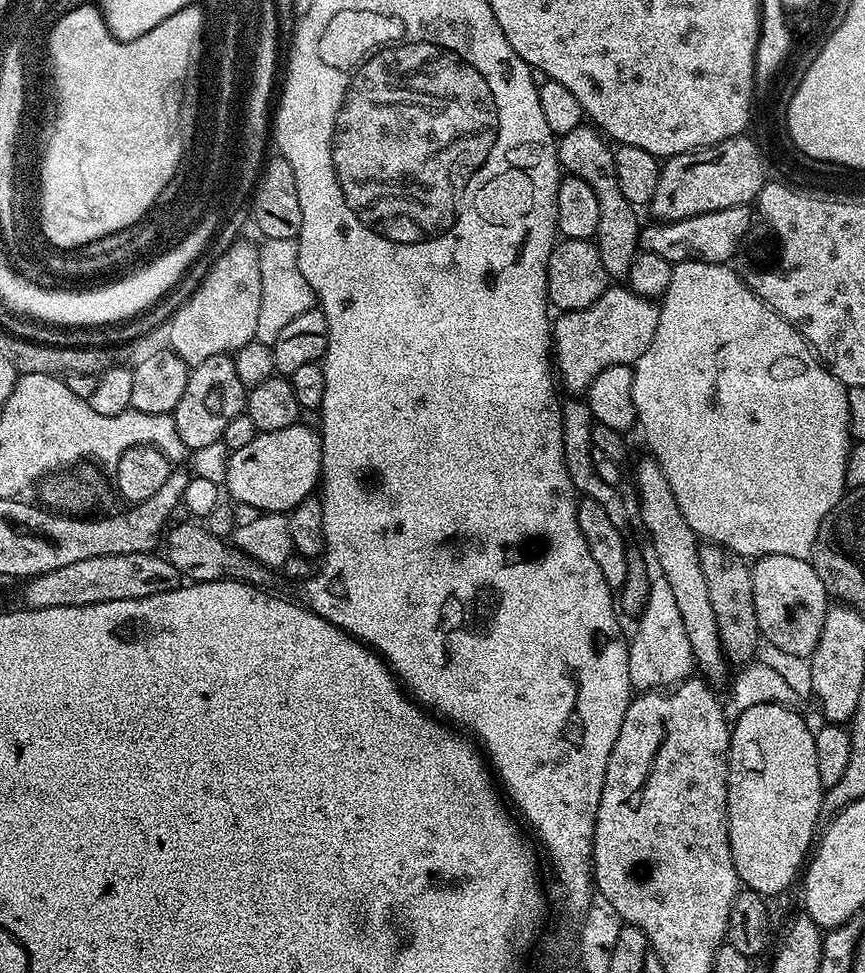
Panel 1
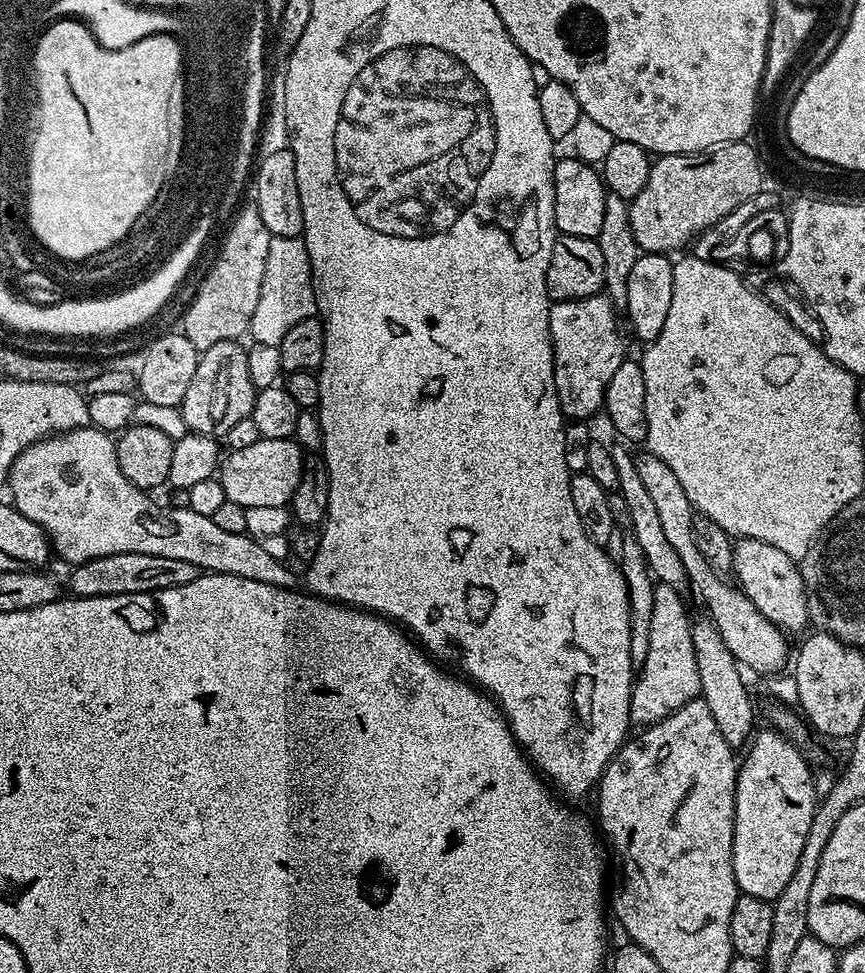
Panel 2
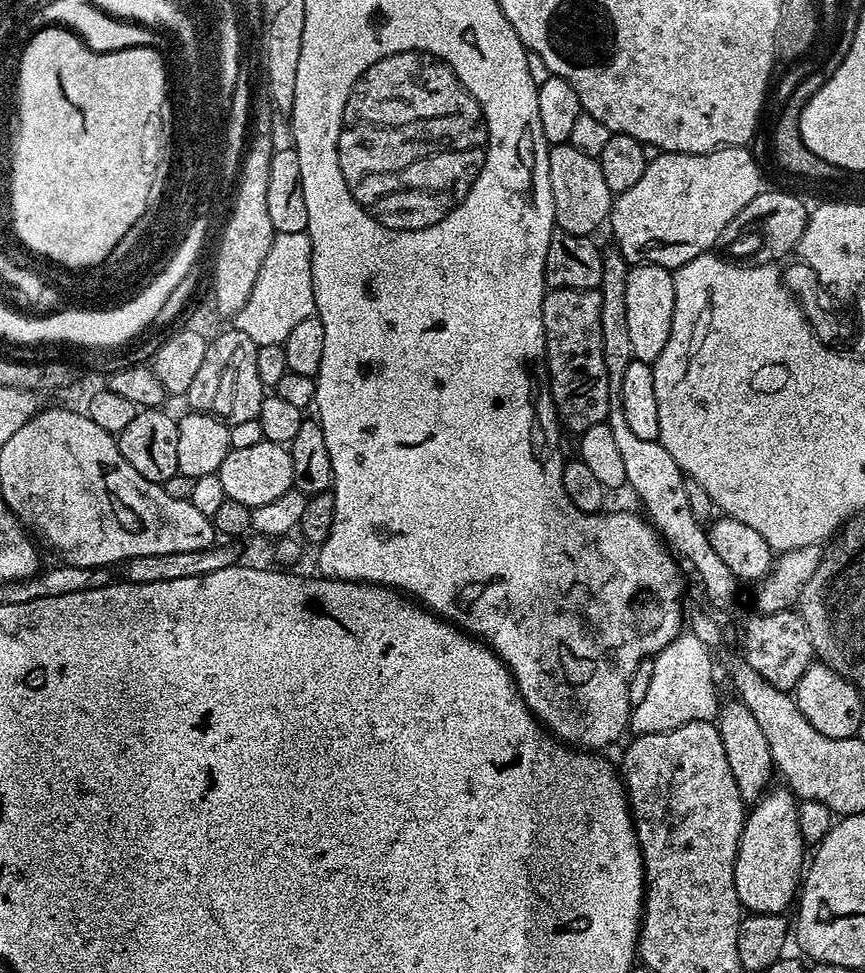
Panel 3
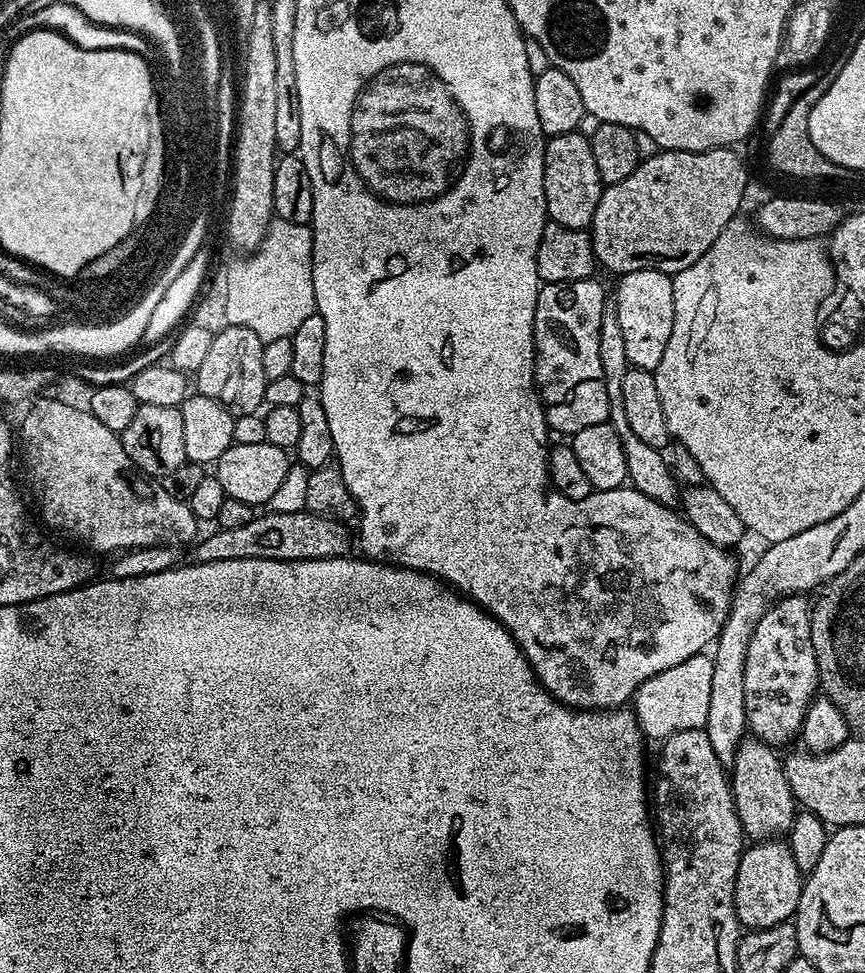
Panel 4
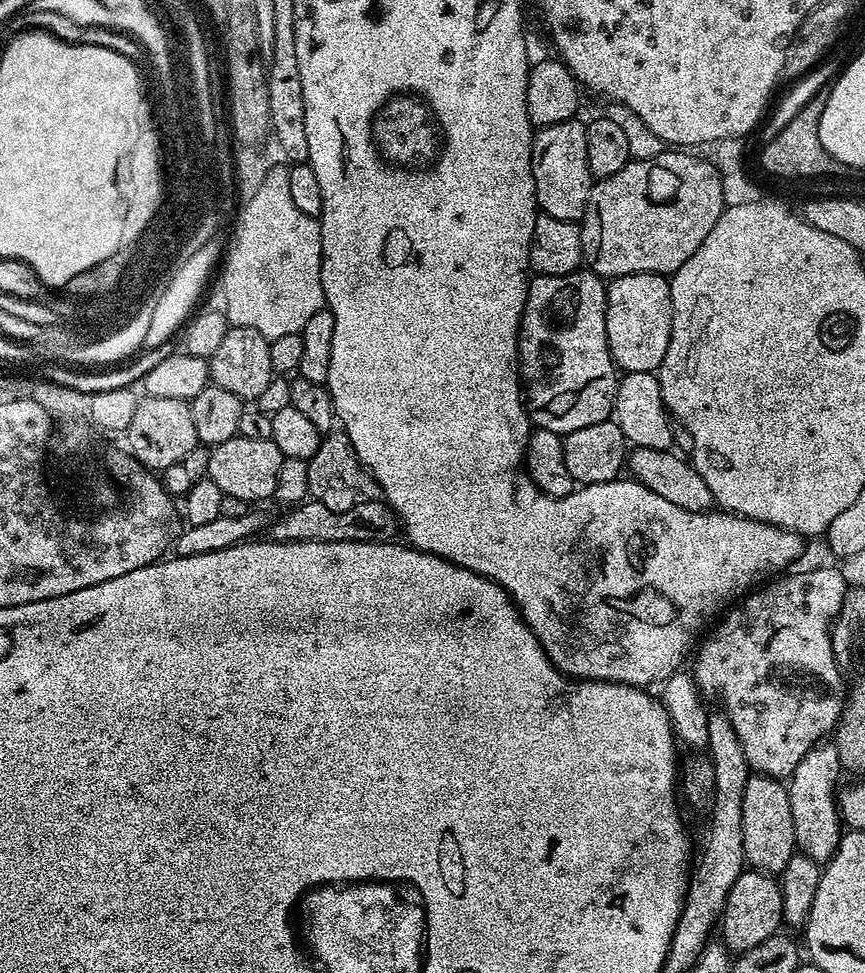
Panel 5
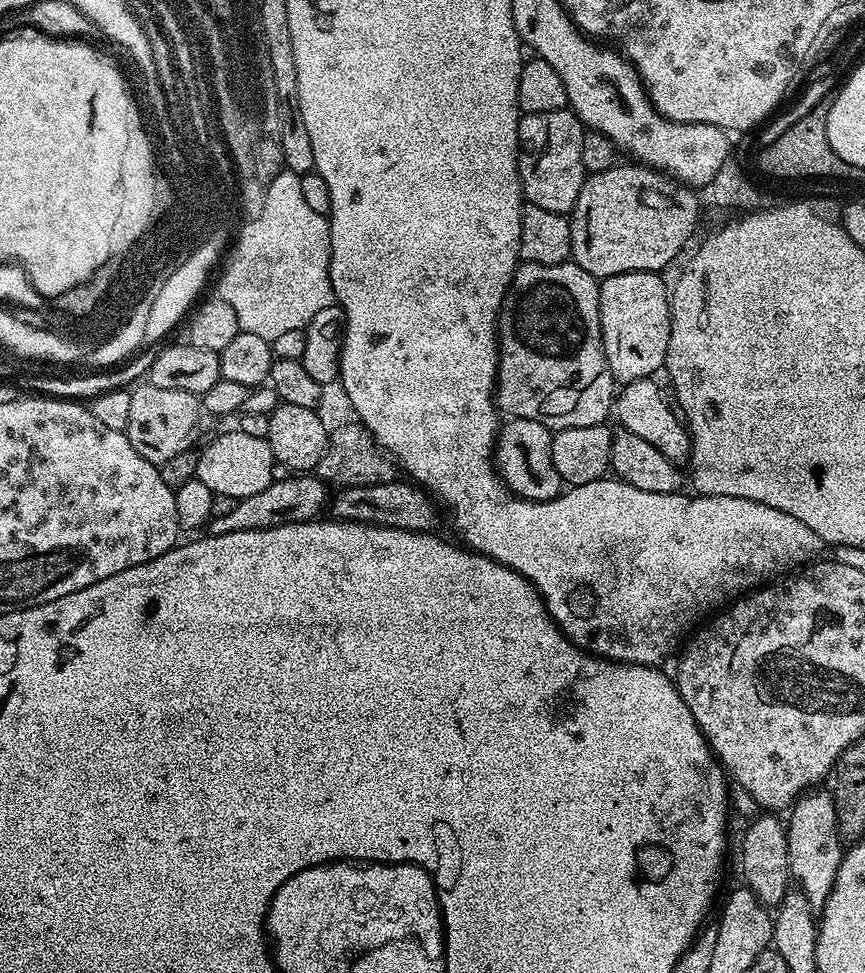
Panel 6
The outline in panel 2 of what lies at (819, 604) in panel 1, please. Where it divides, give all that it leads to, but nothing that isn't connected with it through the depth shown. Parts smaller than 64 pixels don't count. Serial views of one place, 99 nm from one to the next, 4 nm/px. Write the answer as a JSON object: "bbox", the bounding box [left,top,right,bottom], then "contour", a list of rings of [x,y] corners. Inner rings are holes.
{"bbox":[732,538,809,634],"contour":[[[758,538],[737,539],[732,550],[732,572],[735,583],[748,595],[750,602],[754,602],[754,606],[758,606],[760,613],[770,622],[774,622],[774,626],[778,626],[788,634],[800,631],[803,633],[805,631],[803,628],[809,627],[808,595],[804,589],[804,579],[797,561],[782,554],[782,550],[778,550],[778,546],[770,546],[770,542],[762,542]]]}

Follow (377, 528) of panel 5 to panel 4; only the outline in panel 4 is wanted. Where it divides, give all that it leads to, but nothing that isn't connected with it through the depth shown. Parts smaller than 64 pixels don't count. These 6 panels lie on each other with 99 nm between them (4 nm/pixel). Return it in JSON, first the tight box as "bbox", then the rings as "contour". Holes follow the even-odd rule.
{"bbox":[191,510,354,563],"contour":[[[300,510],[300,512],[268,512],[265,516],[253,515],[246,526],[238,526],[231,530],[217,527],[216,532],[209,534],[205,540],[199,539],[191,545],[191,563],[202,562],[230,562],[230,558],[270,558],[271,560],[317,560],[318,558],[334,558],[346,556],[353,551],[354,536],[348,533],[347,523],[329,516],[320,516],[318,513]]]}

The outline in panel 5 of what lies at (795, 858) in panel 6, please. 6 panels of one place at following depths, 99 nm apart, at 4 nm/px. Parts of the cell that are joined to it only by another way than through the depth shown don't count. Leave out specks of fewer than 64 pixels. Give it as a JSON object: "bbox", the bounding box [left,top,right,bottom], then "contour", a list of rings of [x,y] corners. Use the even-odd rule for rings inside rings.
{"bbox":[786,742,842,862],"contour":[[[821,742],[801,758],[786,784],[790,798],[790,814],[794,817],[796,847],[801,853],[817,862],[829,860],[840,845],[842,835],[842,821],[838,807],[840,776],[842,777],[842,769],[835,743]]]}

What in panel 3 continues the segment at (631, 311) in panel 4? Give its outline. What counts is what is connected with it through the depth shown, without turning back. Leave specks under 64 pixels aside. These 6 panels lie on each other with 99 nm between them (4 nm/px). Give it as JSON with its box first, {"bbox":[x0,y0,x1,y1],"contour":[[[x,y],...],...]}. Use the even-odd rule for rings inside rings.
{"bbox":[626,264,674,364],"contour":[[[638,264],[628,269],[626,278],[626,322],[630,325],[630,346],[635,359],[653,364],[670,338],[674,318],[674,278],[662,266]]]}

